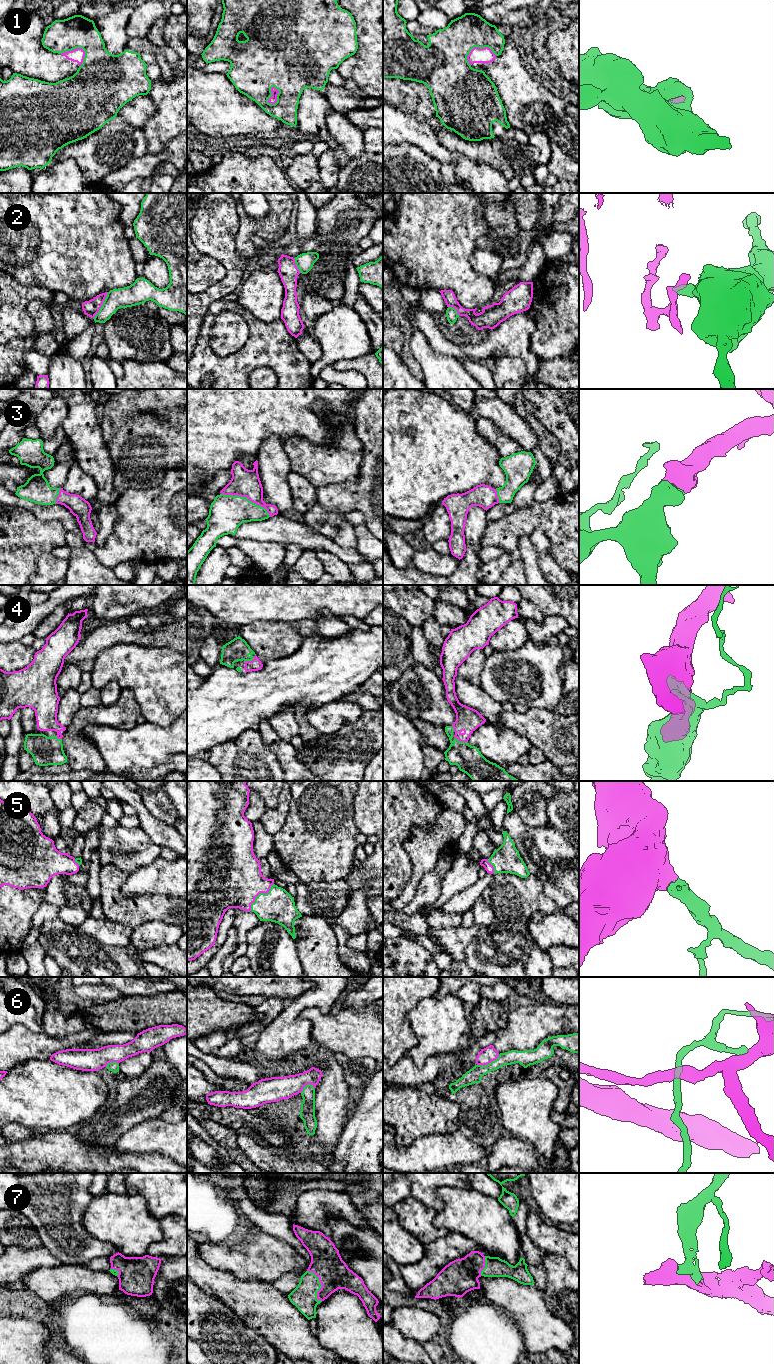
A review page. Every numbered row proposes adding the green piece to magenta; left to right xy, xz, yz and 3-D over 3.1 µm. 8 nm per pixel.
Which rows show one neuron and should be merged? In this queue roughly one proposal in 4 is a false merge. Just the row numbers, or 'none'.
3, 4, 5, 7

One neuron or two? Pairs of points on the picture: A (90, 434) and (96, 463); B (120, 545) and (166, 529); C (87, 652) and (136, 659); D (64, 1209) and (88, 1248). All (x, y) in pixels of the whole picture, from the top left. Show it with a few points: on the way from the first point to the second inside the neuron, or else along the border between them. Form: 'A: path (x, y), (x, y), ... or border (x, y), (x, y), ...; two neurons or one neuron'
A: path (90, 441), (92, 456); one neuron
B: path (131, 540), (139, 534), (147, 534), (155, 530); one neuron
C: border (119, 643), (103, 649), (96, 656), (90, 671); two neurons
D: path (64, 1219), (64, 1224), (78, 1238); one neuron

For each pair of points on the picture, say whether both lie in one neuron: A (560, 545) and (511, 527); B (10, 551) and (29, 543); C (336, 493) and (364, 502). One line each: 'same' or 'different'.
A: same
B: same
C: same

